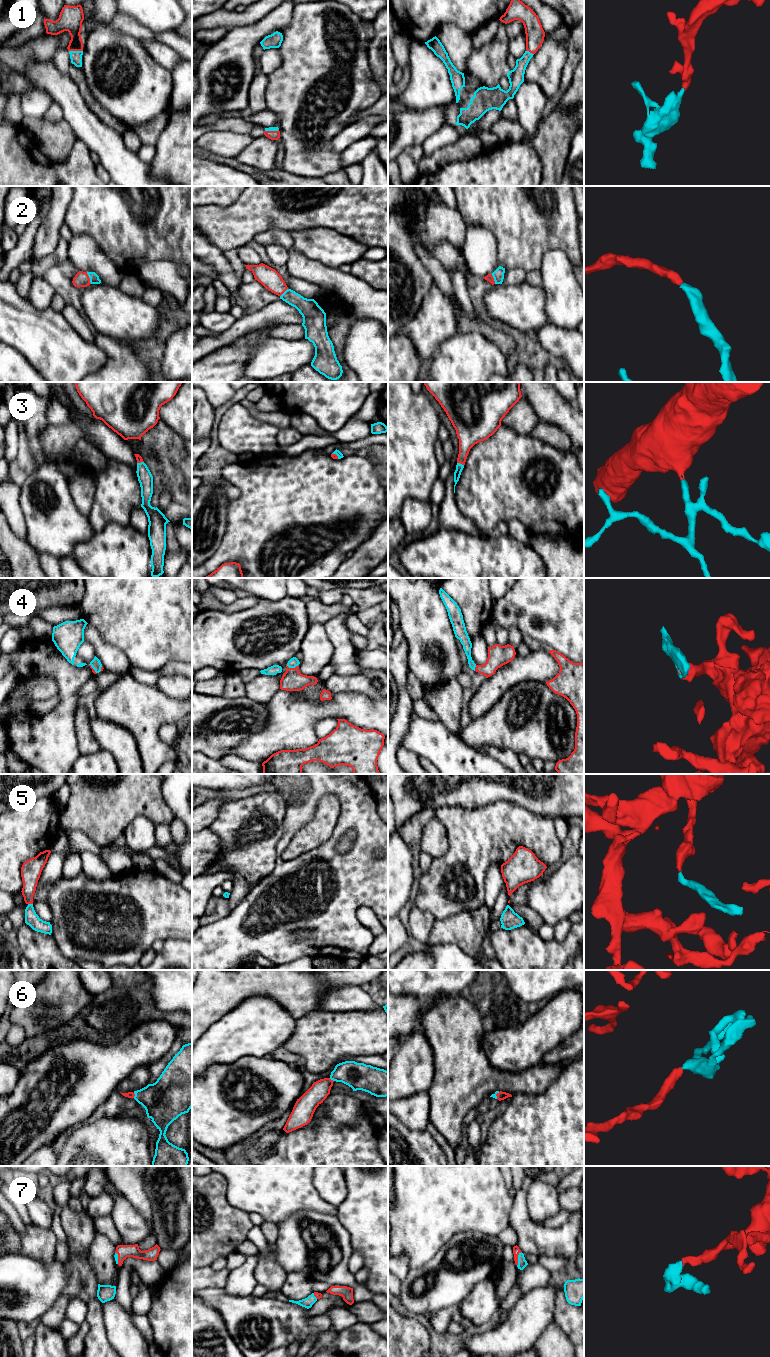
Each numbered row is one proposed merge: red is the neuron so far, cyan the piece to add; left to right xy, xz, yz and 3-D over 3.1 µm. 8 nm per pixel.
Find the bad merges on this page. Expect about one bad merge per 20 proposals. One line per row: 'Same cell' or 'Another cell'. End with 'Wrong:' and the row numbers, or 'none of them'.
1: Same cell
2: Same cell
3: Same cell
4: Same cell
5: Same cell
6: Same cell
7: Same cell
Wrong: none of them

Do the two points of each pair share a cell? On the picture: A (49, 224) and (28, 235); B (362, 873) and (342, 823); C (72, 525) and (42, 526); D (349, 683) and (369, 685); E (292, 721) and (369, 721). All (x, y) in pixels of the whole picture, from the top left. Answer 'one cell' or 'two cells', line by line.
A: two cells
B: one cell
C: one cell
D: one cell
E: one cell

